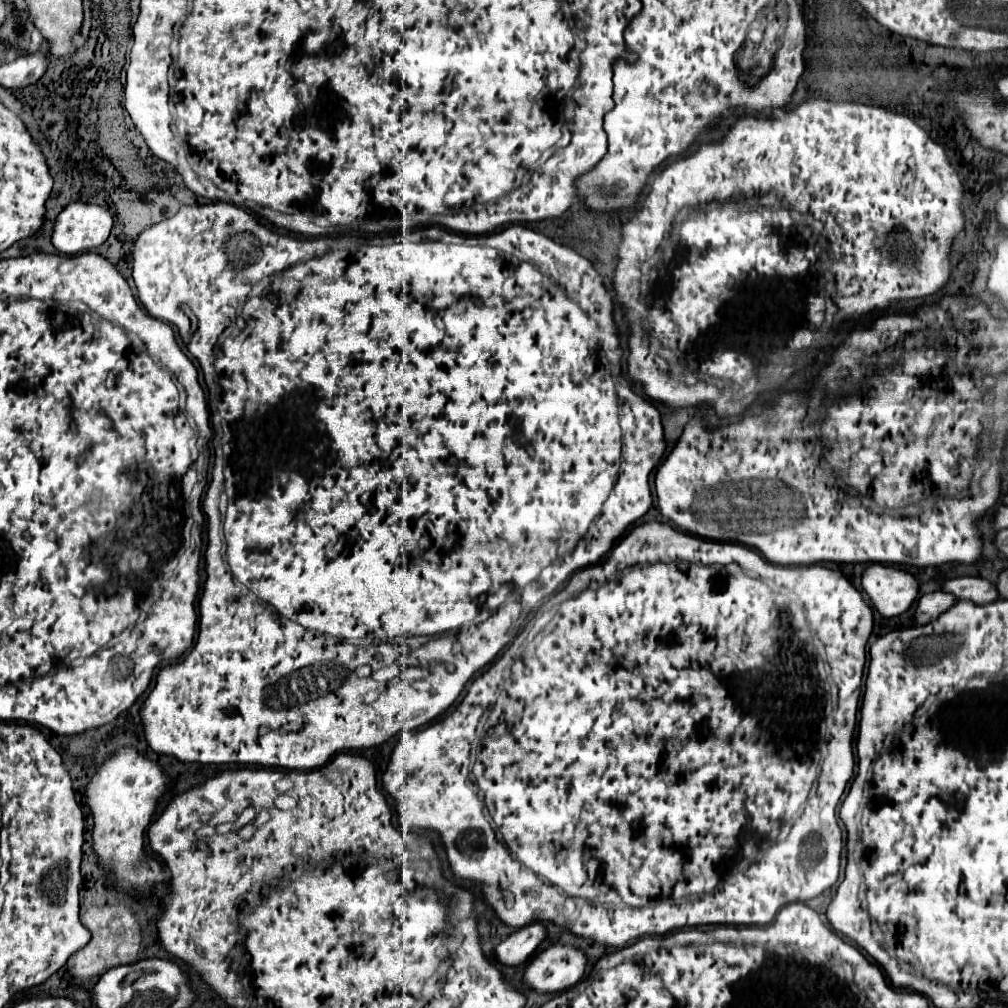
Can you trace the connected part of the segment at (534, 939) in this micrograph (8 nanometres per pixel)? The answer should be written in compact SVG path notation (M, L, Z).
M542 923L522 927L494 949L494 957L500 965L516 967L534 953L534 949L540 945L544 937L546 937L546 931Z

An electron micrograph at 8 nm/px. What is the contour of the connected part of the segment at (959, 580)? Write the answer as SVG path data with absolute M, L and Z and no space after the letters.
M956 577L944 585L944 591L954 593L958 599L968 599L978 605L998 601L998 589L992 581L982 577Z

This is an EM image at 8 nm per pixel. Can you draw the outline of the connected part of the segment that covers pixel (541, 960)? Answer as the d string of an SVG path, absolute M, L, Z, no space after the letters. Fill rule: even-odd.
M552 945L528 963L522 985L536 993L560 993L584 977L584 967L586 955L580 949Z

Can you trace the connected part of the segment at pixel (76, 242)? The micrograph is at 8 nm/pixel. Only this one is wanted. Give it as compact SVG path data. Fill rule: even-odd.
M92 203L68 205L54 223L52 245L66 255L84 253L100 247L112 229L112 215Z

